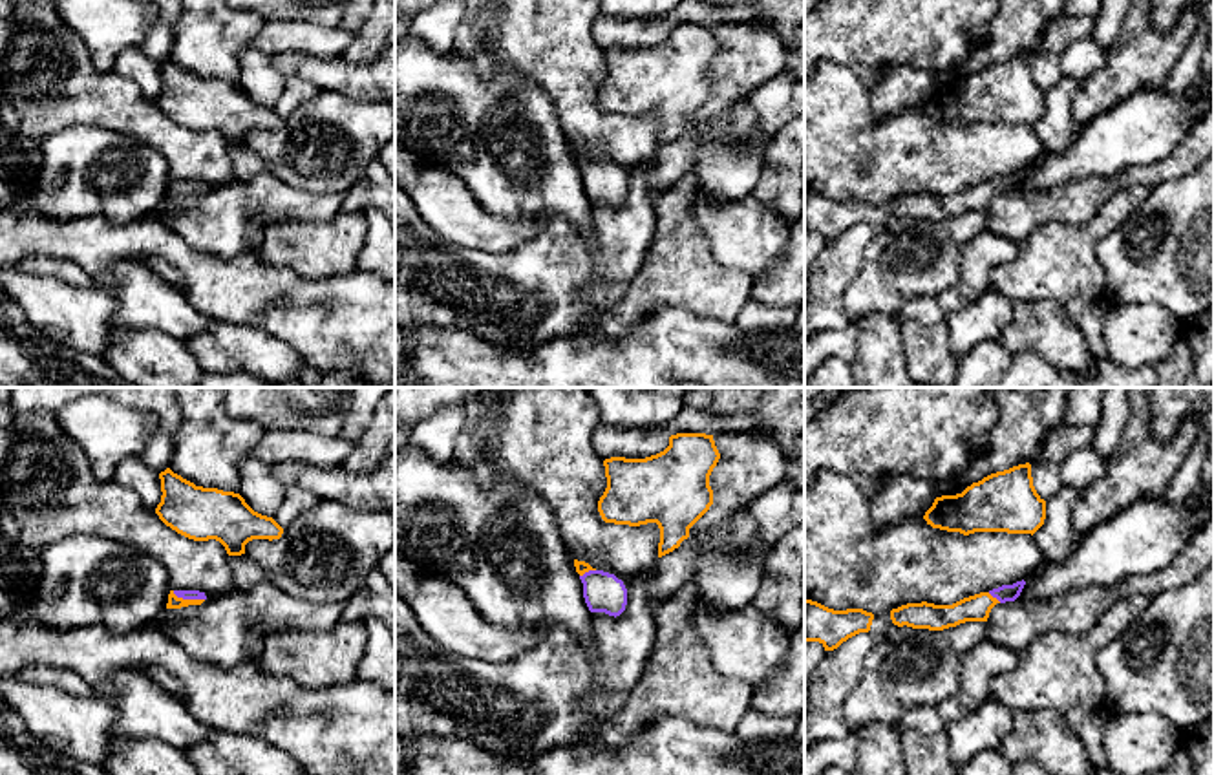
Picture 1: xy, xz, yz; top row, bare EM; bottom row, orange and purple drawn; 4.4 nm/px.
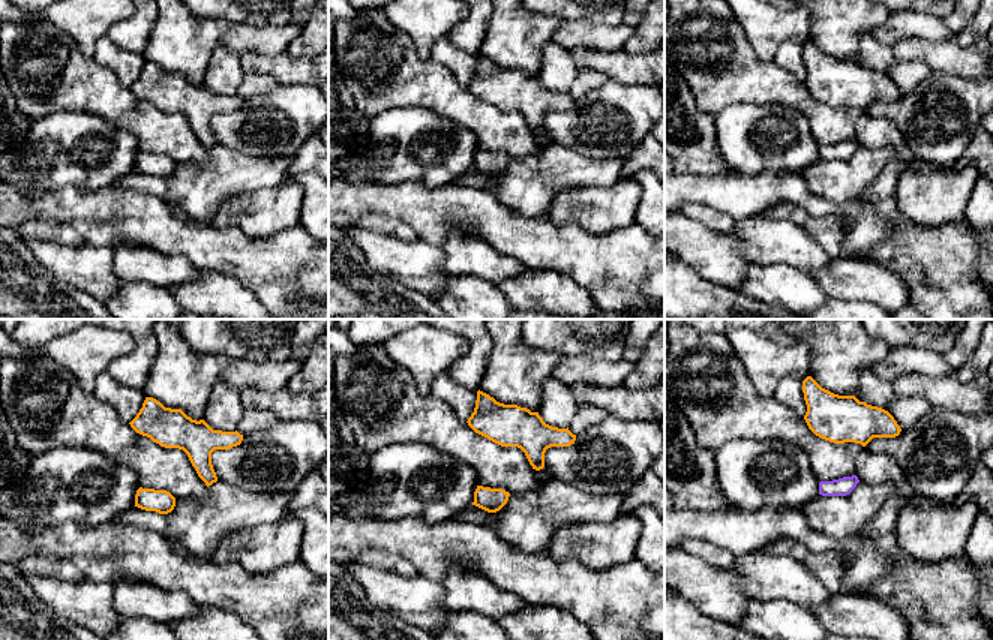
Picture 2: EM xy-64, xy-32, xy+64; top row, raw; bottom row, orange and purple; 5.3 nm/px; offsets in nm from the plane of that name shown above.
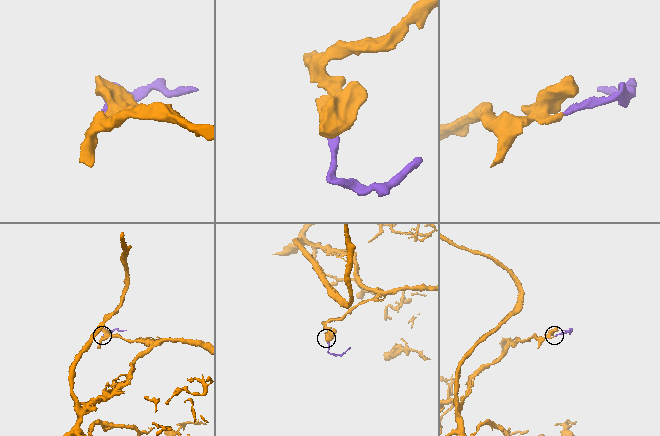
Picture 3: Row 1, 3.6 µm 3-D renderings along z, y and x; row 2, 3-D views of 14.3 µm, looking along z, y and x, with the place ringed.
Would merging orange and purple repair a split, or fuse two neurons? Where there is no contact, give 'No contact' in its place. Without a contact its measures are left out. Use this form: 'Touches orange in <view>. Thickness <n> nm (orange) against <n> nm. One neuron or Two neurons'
Touches orange in xy. Thickness 60 nm (orange) against 50 nm. One neuron

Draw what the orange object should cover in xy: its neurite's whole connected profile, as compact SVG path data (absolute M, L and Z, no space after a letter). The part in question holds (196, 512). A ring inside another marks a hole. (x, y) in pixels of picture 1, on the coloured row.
M170 468L159 479L163 495L155 514L188 539L216 539L229 556L241 556L249 541L272 541L283 534L272 517L254 512L240 494L196 486Z

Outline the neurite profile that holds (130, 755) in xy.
M115 737L113 755L101 764L110 775L199 775L185 751L159 742Z

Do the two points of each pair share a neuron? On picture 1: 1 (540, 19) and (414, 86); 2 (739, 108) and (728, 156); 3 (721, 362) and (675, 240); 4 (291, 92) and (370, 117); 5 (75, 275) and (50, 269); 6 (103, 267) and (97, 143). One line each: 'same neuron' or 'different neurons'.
1: different neurons
2: same neuron
3: different neurons
4: different neurons
5: same neuron
6: different neurons

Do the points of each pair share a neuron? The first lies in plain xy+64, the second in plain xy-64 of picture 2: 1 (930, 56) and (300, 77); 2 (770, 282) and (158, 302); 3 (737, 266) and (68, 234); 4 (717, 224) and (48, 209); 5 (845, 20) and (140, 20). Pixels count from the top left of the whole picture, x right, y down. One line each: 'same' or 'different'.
1: same
2: same
3: different
4: different
5: different

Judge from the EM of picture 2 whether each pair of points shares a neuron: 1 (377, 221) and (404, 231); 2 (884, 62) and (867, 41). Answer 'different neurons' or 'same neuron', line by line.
1: same neuron
2: same neuron

